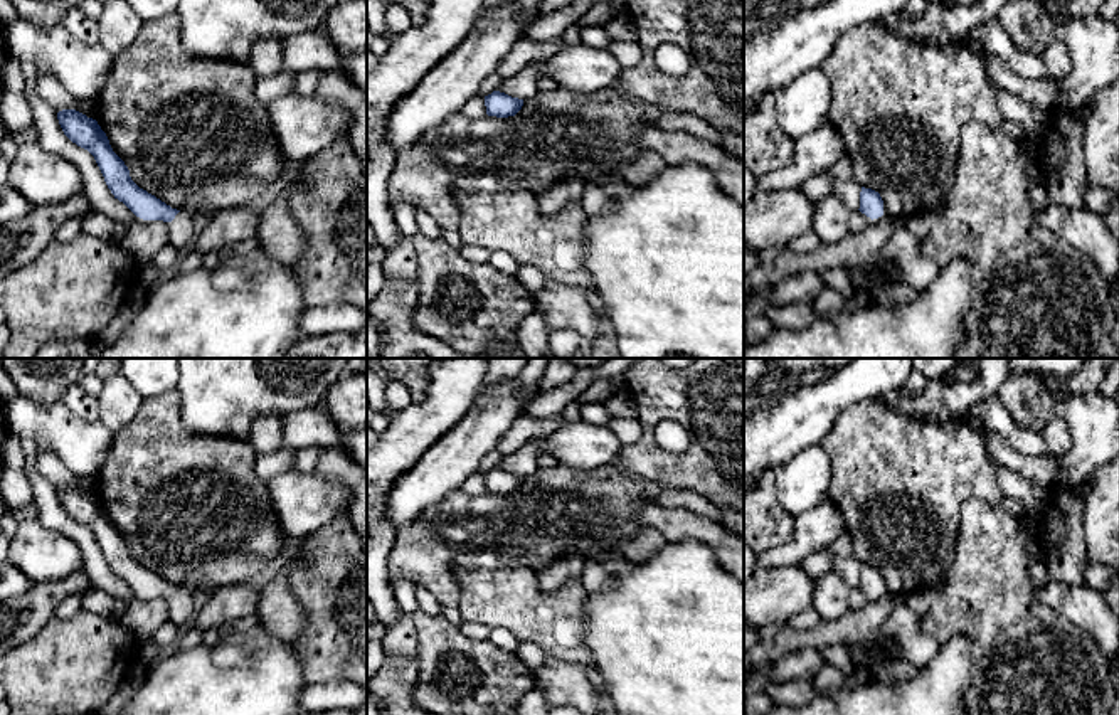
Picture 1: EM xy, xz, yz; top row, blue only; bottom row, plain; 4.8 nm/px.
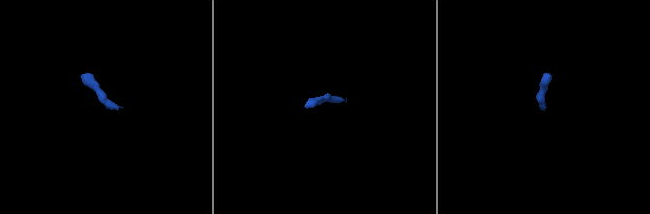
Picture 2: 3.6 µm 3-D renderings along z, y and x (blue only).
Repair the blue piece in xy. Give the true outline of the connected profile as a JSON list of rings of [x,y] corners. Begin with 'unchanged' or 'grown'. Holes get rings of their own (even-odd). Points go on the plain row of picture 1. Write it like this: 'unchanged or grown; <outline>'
grown; [[[76,486],[59,488],[57,496],[64,511],[94,533],[114,575],[123,579],[143,597],[163,597],[167,602],[168,622],[175,624],[178,629],[194,622],[194,592],[172,585],[155,572],[140,565],[131,557],[125,538],[113,528],[106,510],[96,496]]]

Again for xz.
unchanged; [[[493,468],[491,471],[485,473],[485,483],[488,493],[508,495],[515,493],[522,486],[523,476]]]

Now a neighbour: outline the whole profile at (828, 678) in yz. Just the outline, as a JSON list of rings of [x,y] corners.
[[[825,663],[816,673],[813,683],[814,683],[816,693],[826,693],[831,690],[838,690],[846,681],[846,678],[848,676],[843,671]]]

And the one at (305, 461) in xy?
[[[306,448],[306,449],[296,451],[291,469],[298,473],[315,471],[318,458],[323,453],[323,449],[325,448]]]

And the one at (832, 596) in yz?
[[[830,570],[816,579],[816,589],[813,594],[813,609],[821,621],[835,621],[850,611],[850,589],[851,585]]]

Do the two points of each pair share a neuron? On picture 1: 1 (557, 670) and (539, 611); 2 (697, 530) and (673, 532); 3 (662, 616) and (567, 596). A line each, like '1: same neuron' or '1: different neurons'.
1: different neurons
2: same neuron
3: different neurons

